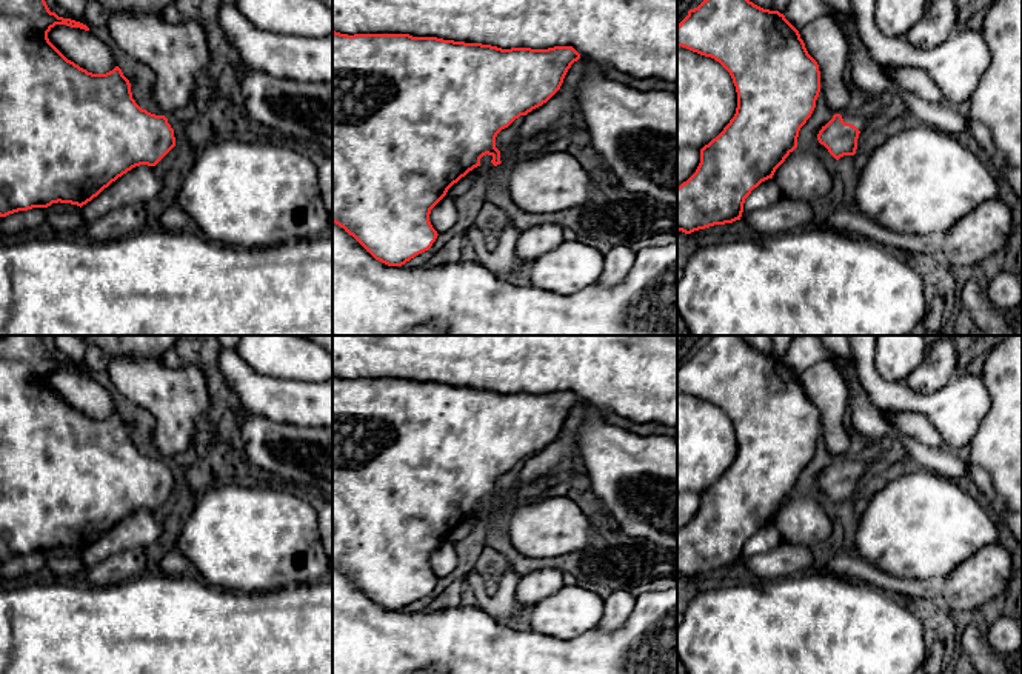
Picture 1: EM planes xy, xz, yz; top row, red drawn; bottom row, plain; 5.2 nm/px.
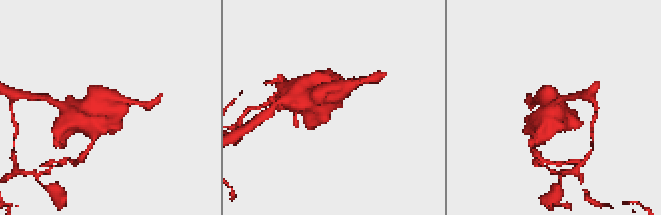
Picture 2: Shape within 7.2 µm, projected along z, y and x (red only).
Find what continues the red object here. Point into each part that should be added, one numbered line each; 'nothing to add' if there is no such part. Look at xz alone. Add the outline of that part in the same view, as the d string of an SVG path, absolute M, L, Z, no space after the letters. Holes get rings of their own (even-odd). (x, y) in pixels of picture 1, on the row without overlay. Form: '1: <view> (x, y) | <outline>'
1: xz (551, 527) | M502 495L500 506L508 509L503 523L513 546L528 557L583 551L597 534L597 520L566 497L542 497L529 505L514 505L508 495Z

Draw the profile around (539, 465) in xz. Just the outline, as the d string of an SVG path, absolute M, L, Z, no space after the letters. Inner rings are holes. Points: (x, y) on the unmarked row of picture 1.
M582 403L574 406L563 423L560 434L546 448L525 460L517 480L517 488L506 495L513 499L520 488L549 475L551 471L557 468L574 448L577 448L577 429L589 415L602 414L599 408L591 405Z

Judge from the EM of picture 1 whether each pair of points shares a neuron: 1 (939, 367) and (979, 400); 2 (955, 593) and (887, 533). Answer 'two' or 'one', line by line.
1: two
2: two

